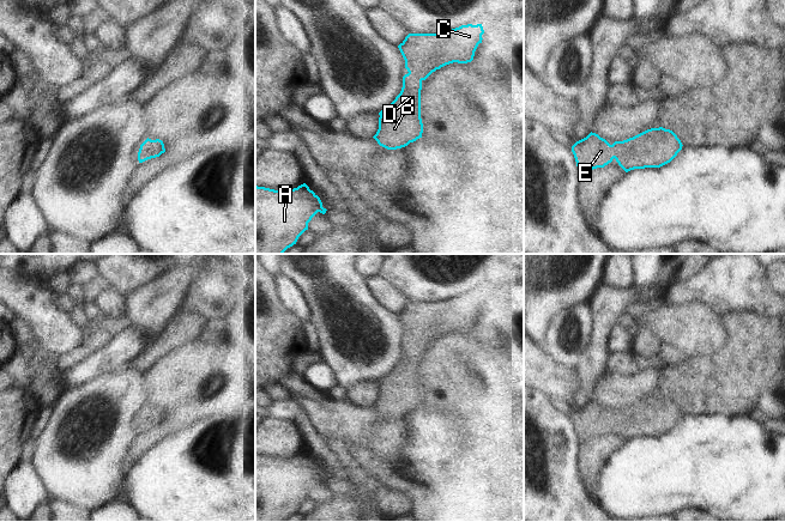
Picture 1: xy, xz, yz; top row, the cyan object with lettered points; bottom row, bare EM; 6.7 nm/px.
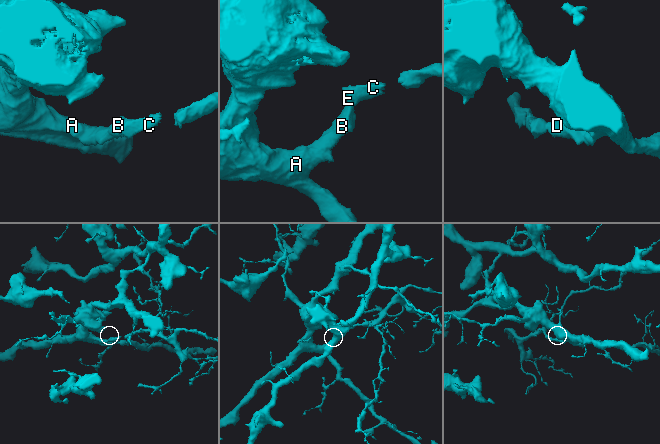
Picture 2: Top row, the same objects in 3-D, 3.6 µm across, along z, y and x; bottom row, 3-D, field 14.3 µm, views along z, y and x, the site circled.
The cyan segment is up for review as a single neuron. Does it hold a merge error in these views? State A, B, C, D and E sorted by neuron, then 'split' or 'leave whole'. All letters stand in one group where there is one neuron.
groups A B C D E; leave whole

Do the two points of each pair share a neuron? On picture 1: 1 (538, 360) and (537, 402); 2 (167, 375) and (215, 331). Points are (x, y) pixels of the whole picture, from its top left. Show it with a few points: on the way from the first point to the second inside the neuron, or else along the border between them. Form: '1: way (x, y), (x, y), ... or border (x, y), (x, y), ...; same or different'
1: border (536, 387), (561, 405); different
2: border (205, 334), (222, 335); different

